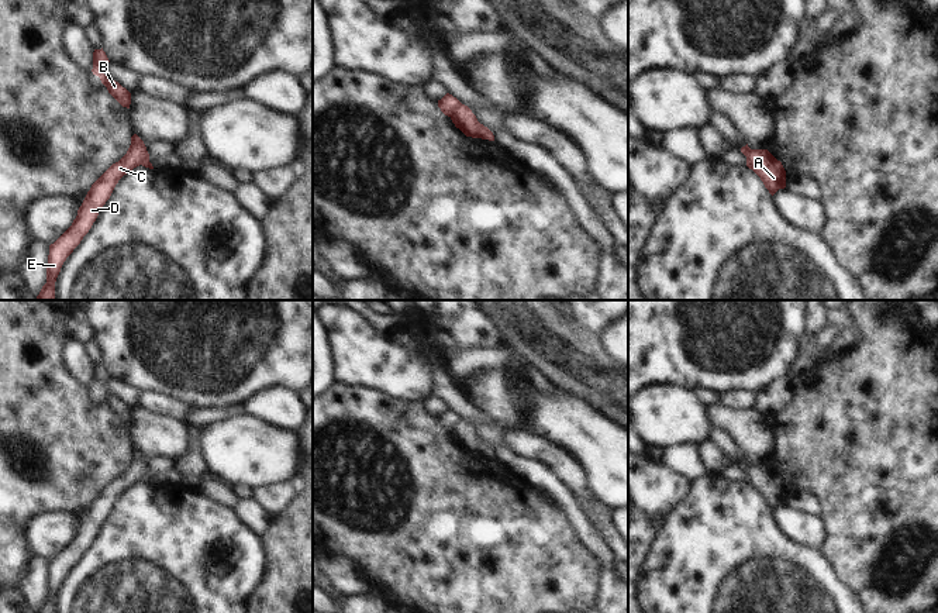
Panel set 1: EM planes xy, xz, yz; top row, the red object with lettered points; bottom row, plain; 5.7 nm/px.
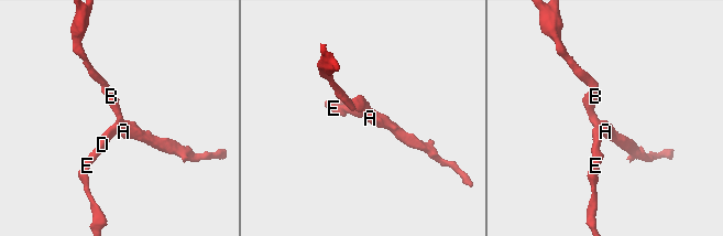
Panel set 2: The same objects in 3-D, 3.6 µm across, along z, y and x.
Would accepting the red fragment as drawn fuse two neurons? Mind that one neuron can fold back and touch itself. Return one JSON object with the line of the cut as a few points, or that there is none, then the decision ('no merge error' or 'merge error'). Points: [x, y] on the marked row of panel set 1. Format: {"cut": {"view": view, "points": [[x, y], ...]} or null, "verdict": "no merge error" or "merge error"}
{"cut": {"view": "xz", "points": [[461, 103], [449, 116]]}, "verdict": "merge error"}

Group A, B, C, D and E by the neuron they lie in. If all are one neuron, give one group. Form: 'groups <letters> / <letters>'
groups A / B C D E

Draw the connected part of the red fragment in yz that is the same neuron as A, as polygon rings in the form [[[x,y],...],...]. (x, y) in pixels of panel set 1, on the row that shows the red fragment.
[[[751,149],[746,166],[761,178],[772,196],[786,187],[786,171],[768,149]]]

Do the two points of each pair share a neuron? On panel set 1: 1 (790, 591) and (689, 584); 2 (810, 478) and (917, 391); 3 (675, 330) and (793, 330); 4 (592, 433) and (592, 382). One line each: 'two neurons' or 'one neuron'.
1: one neuron
2: one neuron
3: one neuron
4: two neurons

